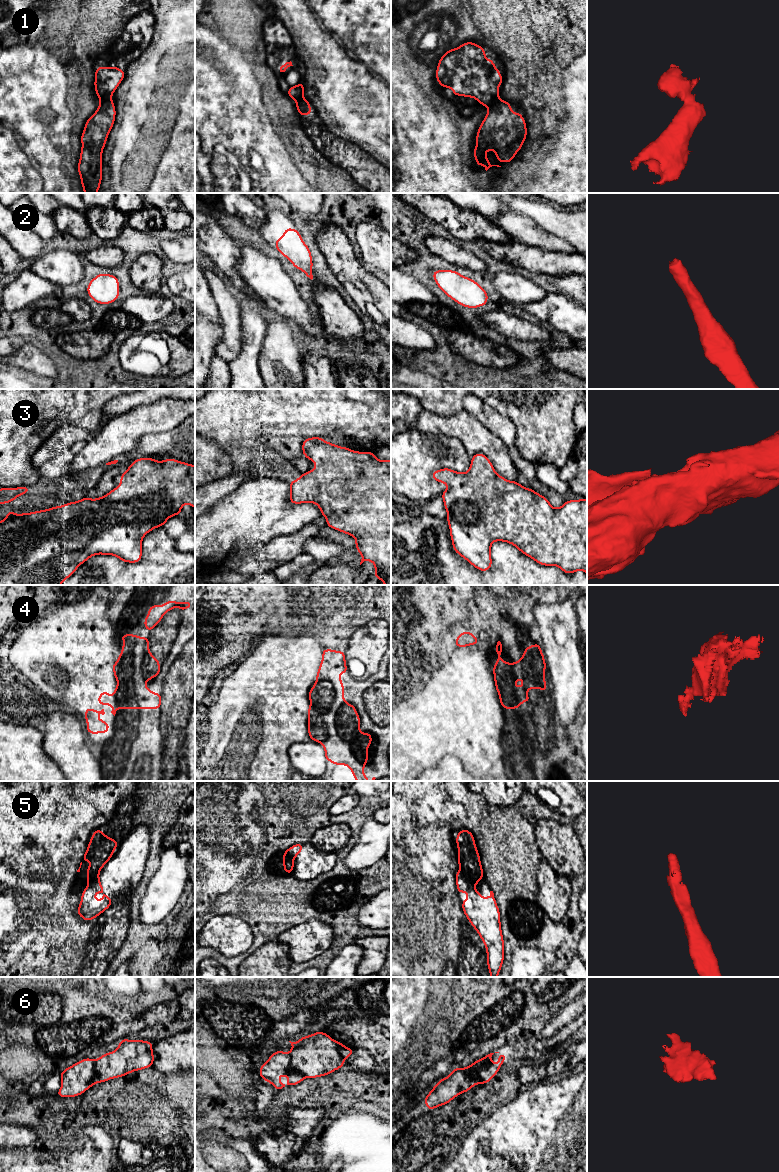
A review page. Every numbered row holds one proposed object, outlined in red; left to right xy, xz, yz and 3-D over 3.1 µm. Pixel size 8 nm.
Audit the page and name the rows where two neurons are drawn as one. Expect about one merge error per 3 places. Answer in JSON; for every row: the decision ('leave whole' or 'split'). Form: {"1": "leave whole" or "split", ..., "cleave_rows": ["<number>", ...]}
{"1": "split", "2": "leave whole", "3": "leave whole", "4": "split", "5": "split", "6": "split", "cleave_rows": ["1", "4", "5", "6"]}

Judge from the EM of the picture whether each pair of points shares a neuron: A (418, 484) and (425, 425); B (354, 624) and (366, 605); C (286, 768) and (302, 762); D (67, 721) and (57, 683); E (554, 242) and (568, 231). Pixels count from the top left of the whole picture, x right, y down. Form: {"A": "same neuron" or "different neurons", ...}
{"A": "different neurons", "B": "same neuron", "C": "different neurons", "D": "different neurons", "E": "different neurons"}

